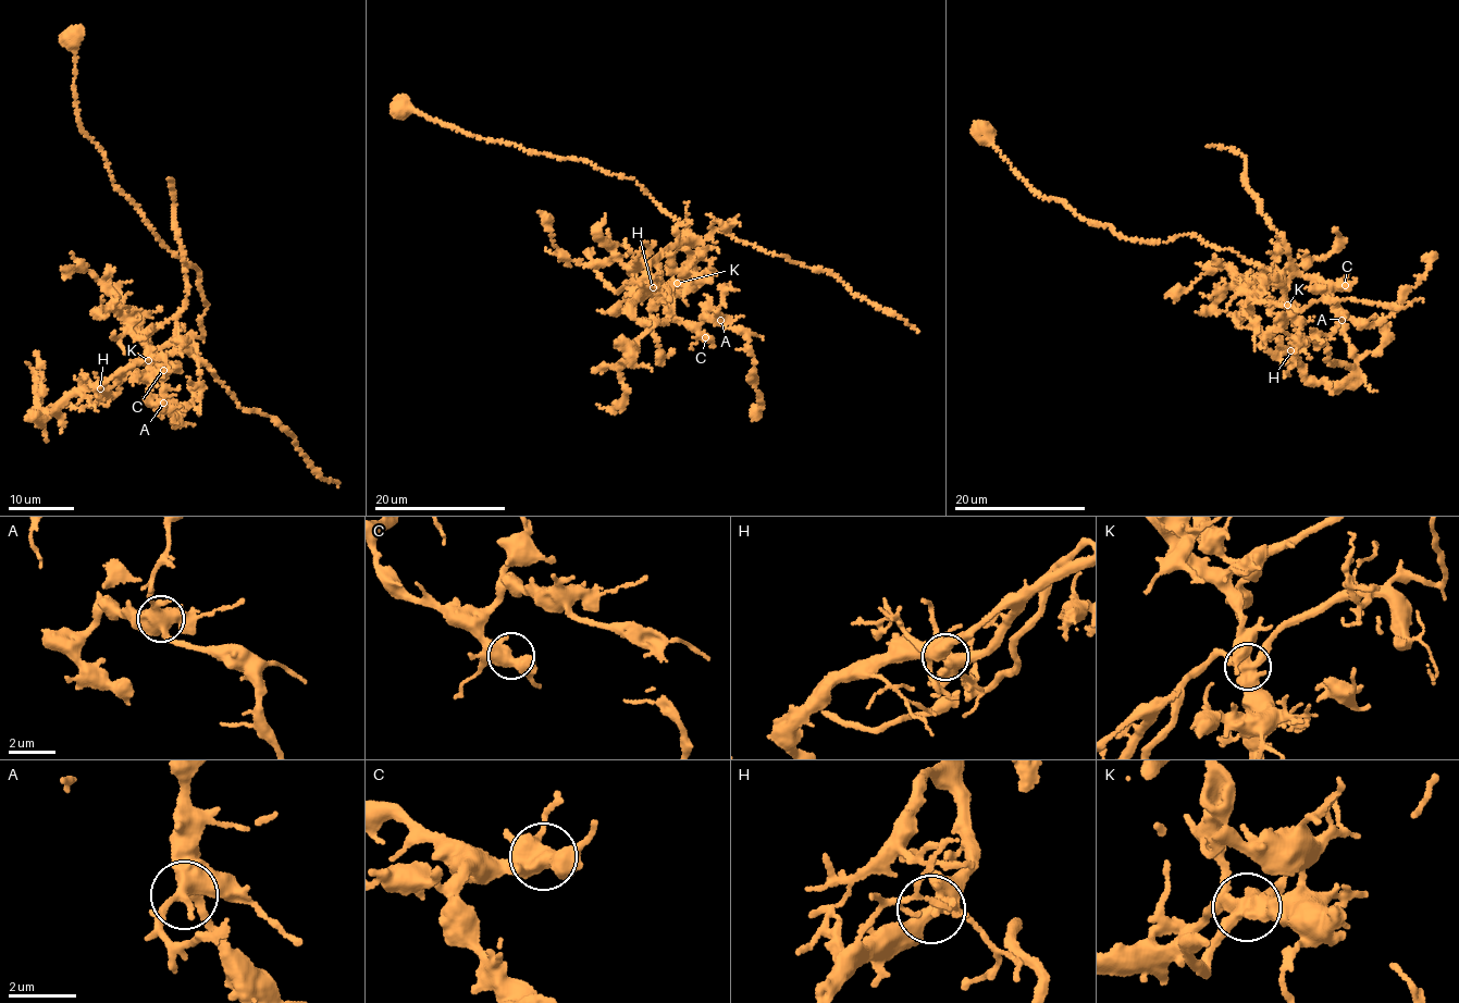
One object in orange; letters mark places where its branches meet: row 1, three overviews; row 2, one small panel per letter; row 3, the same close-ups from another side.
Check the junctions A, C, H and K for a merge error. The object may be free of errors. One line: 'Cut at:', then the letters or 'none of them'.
Cut at: K

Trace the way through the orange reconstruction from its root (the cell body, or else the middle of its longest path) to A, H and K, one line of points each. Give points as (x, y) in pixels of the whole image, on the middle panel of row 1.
A: (402, 108), (633, 178), (706, 257), (662, 293), (668, 311), (692, 324), (720, 320)
H: (402, 108), (633, 178), (706, 257), (694, 257), (704, 250), (696, 239), (678, 242), (658, 259), (653, 287)
K: (402, 108), (480, 138), (584, 160), (633, 178), (706, 257), (691, 260), (691, 271), (677, 283)

